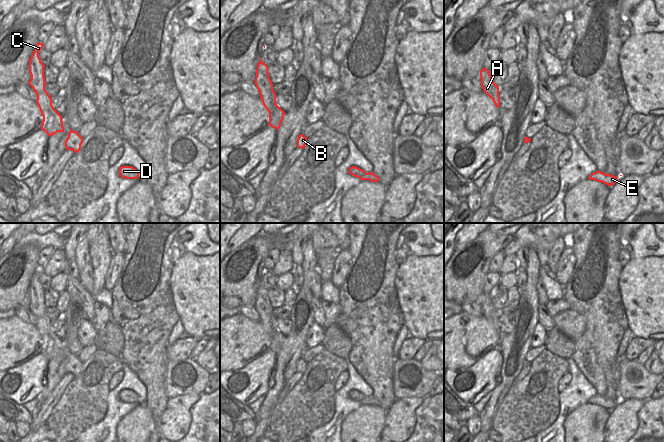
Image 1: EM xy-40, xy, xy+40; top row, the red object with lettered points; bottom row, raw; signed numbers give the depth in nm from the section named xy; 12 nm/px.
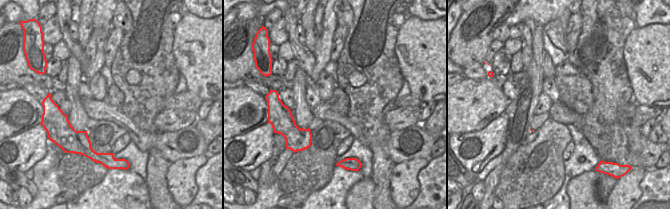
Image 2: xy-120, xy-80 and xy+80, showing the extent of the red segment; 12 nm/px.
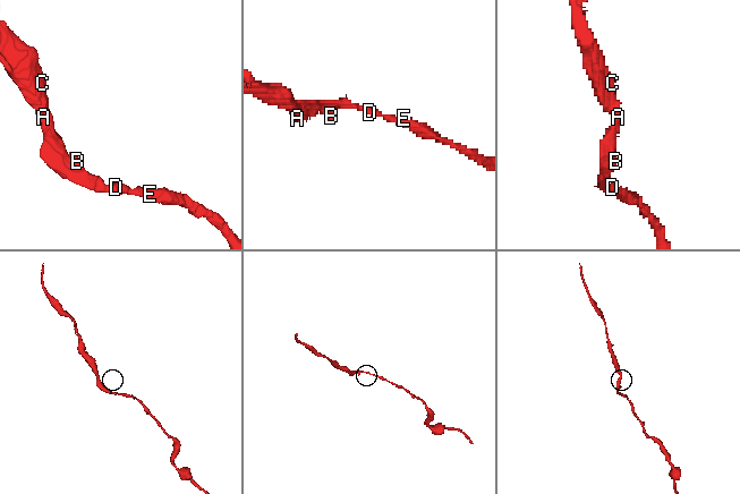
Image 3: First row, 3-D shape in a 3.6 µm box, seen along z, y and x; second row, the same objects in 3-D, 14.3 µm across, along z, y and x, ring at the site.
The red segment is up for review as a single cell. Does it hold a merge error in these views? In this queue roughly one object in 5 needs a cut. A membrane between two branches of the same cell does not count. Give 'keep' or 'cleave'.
keep

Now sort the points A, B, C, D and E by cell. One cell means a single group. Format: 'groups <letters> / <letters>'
groups A B C D E

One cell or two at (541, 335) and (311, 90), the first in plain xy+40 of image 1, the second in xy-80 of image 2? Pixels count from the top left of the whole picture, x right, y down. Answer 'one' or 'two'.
one

